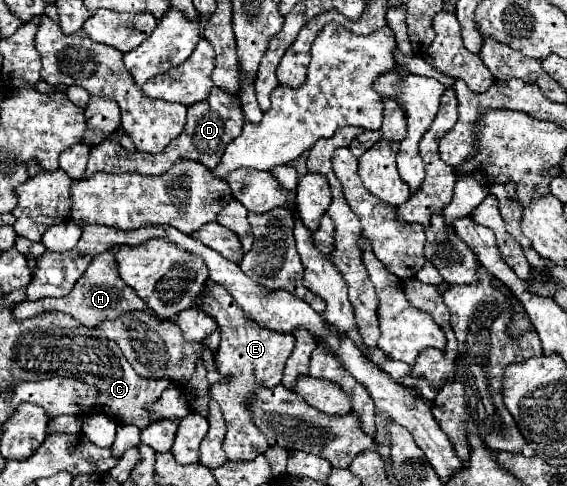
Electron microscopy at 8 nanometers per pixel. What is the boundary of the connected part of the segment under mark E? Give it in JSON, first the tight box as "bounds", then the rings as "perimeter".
{"bounds":[202,283,294,461],"perimeter":[[[212,283],[210,291],[202,303],[202,309],[216,319],[218,331],[222,335],[220,339],[220,347],[214,355],[216,361],[216,369],[226,375],[232,377],[228,383],[222,385],[212,385],[210,387],[210,395],[212,399],[218,401],[222,413],[224,413],[224,421],[226,421],[226,437],[222,443],[222,449],[228,457],[228,461],[240,461],[240,459],[256,459],[260,453],[264,453],[268,449],[268,441],[266,437],[256,429],[256,425],[252,423],[252,415],[248,411],[248,399],[252,397],[252,387],[256,383],[262,383],[266,387],[276,387],[282,381],[282,371],[286,365],[286,359],[290,357],[292,349],[294,349],[294,335],[288,333],[272,333],[268,329],[262,329],[260,325],[256,325],[250,317],[246,317],[246,313],[236,305],[236,301],[232,299],[232,295]]]}

